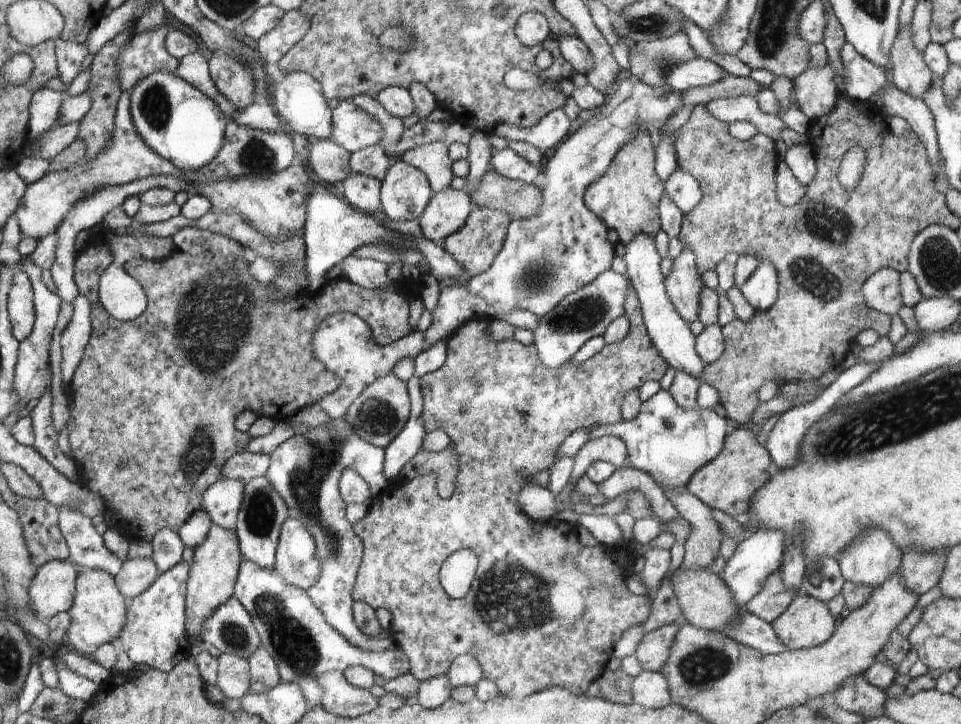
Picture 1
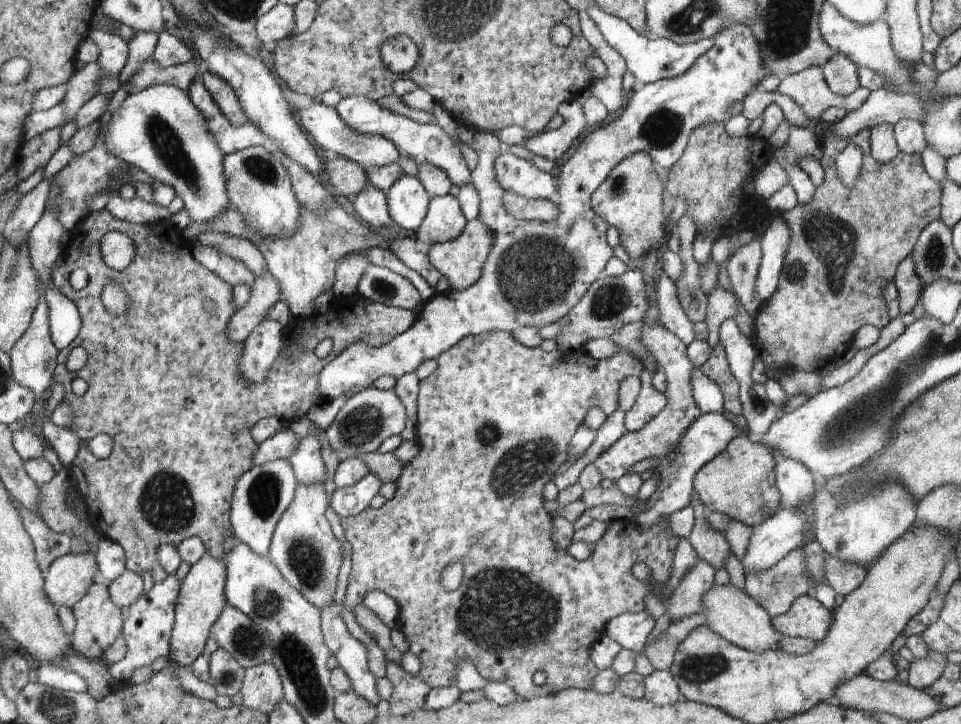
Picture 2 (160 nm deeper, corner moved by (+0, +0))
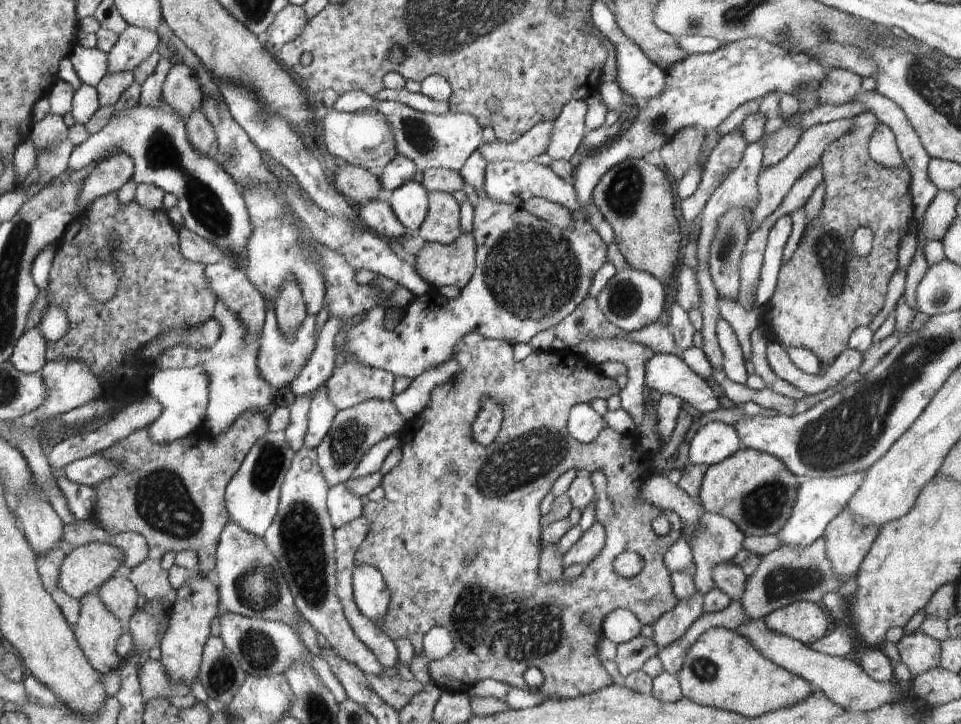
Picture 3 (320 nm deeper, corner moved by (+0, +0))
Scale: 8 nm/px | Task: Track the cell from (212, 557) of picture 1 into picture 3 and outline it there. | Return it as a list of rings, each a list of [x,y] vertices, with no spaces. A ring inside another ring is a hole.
[[[213,576],[191,577],[176,592],[175,601],[169,616],[169,625],[159,644],[161,650],[160,662],[170,681],[183,682],[189,687],[198,679],[202,664],[203,648],[210,638],[210,622],[218,612],[219,591]]]

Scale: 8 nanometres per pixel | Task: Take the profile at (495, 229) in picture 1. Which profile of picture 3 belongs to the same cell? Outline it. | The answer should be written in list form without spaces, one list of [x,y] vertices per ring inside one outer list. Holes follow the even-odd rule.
[[[462,233],[452,244],[425,242],[416,255],[415,271],[430,286],[454,286],[461,290],[475,271],[476,243],[471,233]]]

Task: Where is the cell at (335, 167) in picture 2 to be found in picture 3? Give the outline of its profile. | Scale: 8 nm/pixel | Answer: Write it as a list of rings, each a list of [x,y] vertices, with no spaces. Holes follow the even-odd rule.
[[[358,165],[338,167],[335,172],[335,186],[350,202],[362,207],[378,199],[383,188],[377,176]]]

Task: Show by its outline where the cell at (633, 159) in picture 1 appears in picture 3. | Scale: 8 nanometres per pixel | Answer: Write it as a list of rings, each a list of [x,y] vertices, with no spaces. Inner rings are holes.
[[[626,159],[610,168],[600,178],[593,190],[592,202],[611,224],[614,233],[614,243],[620,254],[624,256],[628,268],[644,271],[659,280],[669,293],[674,284],[674,266],[678,263],[680,240],[682,234],[674,213],[673,188],[666,179],[662,169],[653,165],[649,159]]]

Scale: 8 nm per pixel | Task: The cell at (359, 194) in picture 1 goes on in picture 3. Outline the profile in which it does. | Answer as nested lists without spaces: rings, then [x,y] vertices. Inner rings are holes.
[[[374,199],[360,209],[360,219],[366,229],[388,241],[402,241],[410,231],[396,218],[391,206],[385,201]]]

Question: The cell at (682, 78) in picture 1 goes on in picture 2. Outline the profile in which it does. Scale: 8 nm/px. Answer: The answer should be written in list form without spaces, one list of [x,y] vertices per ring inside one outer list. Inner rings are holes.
[[[596,4],[586,12],[593,20],[593,23],[600,29],[606,42],[624,57],[628,70],[634,74],[638,84],[645,85],[646,83],[681,75],[696,62],[699,56],[709,51],[715,43],[714,39],[700,39],[696,42],[679,45],[667,38],[649,39],[638,34],[627,22],[605,13]]]

